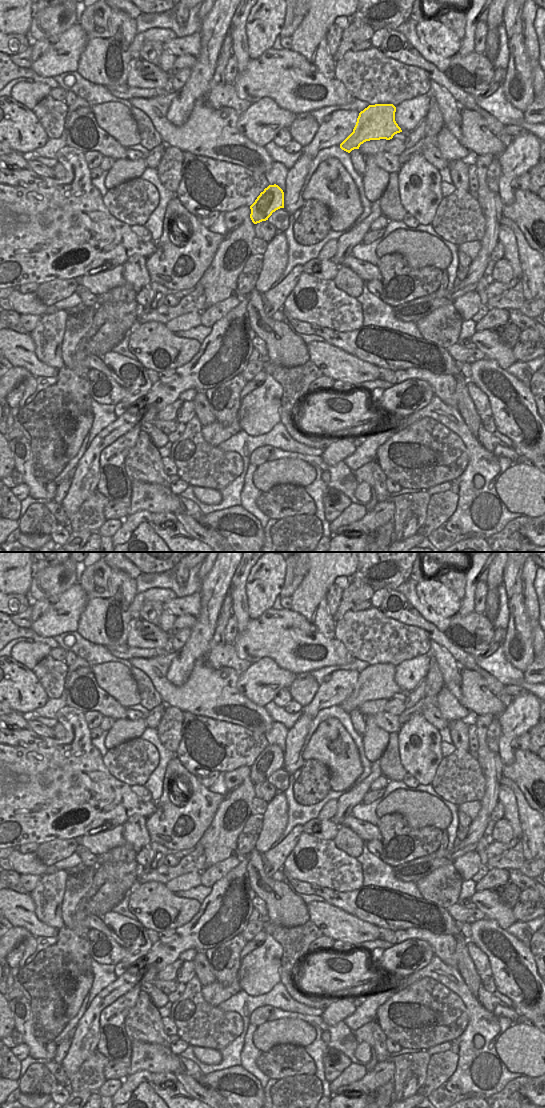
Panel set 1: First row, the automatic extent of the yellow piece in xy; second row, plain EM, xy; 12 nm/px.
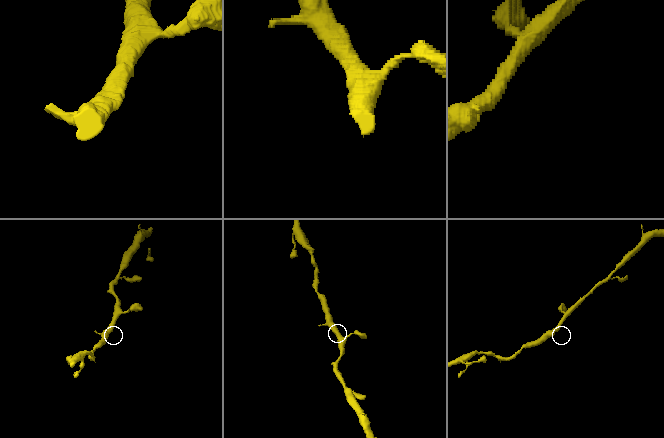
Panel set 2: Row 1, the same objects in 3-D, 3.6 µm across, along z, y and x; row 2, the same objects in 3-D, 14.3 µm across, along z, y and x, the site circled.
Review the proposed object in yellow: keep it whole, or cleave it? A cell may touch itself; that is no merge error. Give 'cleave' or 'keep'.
keep

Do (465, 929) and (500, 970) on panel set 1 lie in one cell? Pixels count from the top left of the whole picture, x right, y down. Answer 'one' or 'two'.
two

